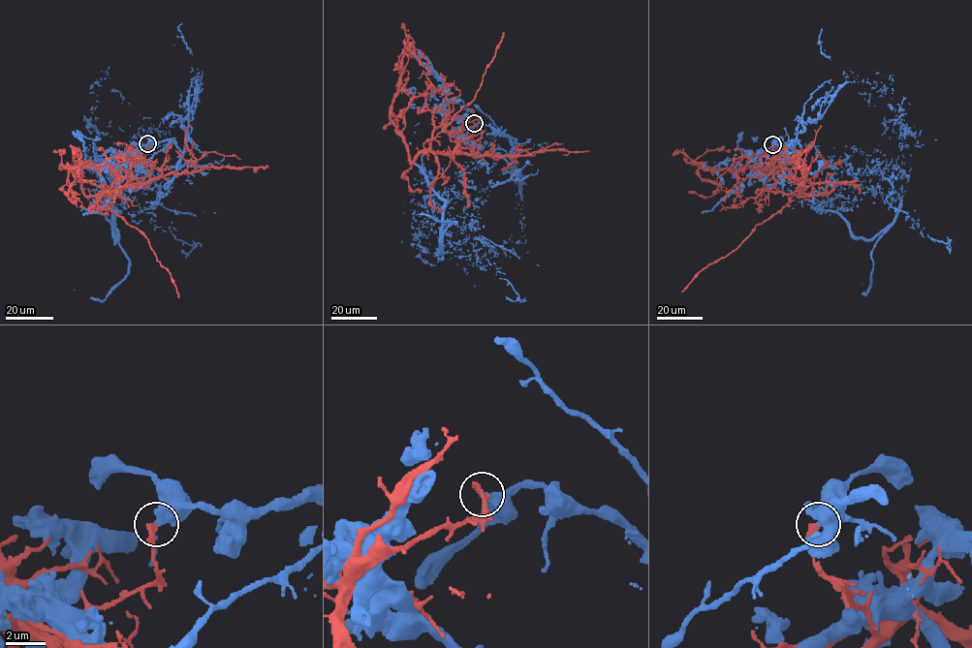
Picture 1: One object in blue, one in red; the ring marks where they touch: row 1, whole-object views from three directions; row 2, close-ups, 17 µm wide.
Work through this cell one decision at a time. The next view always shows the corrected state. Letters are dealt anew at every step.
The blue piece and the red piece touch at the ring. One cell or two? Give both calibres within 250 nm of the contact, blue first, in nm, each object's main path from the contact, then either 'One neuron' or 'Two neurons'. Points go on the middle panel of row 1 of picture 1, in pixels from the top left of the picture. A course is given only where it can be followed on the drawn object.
Thickness 480 nm (blue) against 240 nm. Course of blue: (474, 123), (506, 135), (478, 151), (490, 190), (450, 253), (423, 155). Course of red: (474, 123), (459, 134), (453, 151), (421, 152), (410, 161), (391, 118), (401, 60), (409, 46), (403, 79). Two neurons

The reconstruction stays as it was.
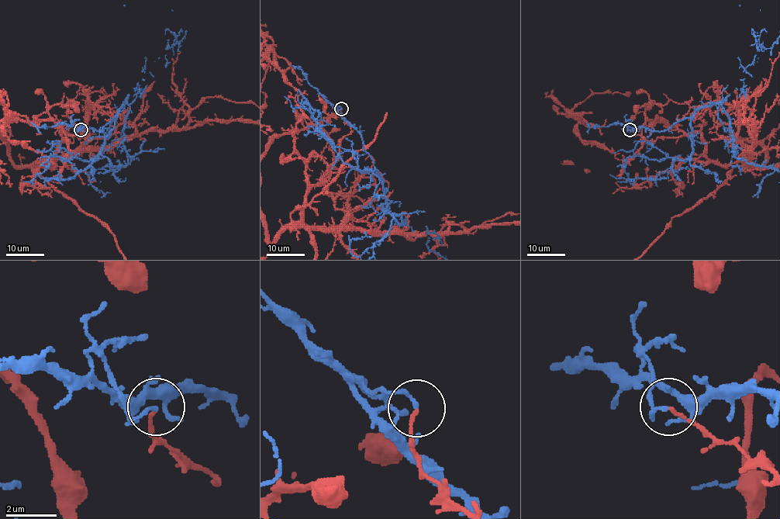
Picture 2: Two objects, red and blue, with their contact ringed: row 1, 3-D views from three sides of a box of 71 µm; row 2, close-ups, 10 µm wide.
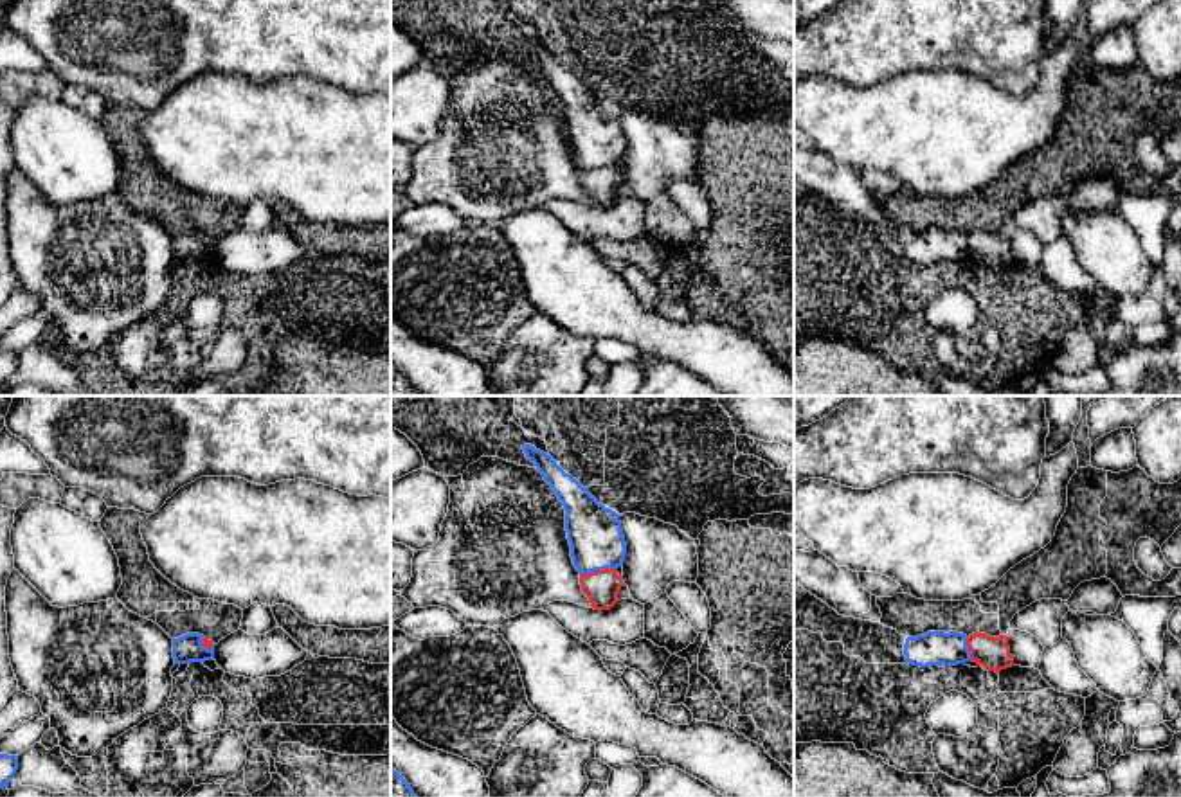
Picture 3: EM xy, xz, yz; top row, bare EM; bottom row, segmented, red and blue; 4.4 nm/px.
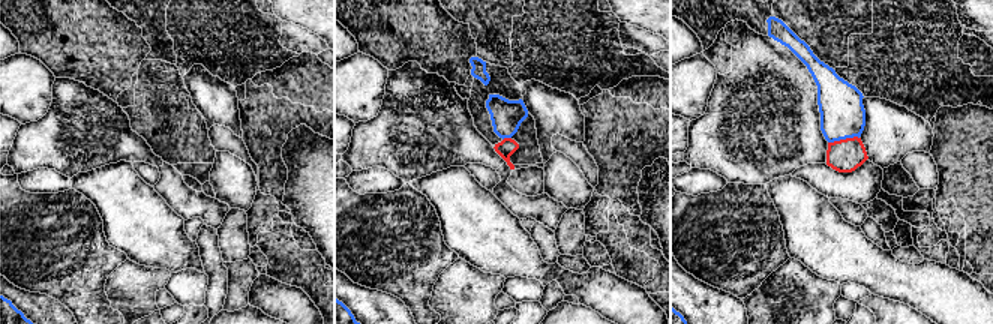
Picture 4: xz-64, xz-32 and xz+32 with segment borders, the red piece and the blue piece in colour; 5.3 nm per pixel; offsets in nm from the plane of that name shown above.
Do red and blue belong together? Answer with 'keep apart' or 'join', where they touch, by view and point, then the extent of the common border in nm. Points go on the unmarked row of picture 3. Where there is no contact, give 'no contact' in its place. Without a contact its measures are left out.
keep apart | xz (596, 168) | 160 nm

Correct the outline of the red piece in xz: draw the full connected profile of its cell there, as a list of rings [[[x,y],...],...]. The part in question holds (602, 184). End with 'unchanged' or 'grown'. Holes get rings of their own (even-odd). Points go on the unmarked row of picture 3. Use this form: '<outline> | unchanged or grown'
[[[616,166],[580,171],[581,189],[589,194],[594,207],[610,207],[619,196],[623,175]]] | unchanged

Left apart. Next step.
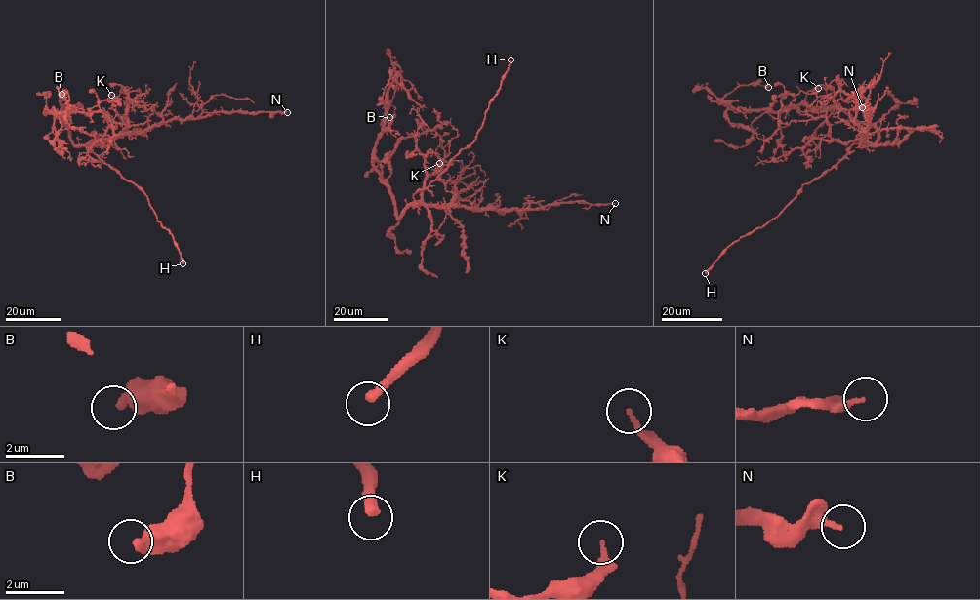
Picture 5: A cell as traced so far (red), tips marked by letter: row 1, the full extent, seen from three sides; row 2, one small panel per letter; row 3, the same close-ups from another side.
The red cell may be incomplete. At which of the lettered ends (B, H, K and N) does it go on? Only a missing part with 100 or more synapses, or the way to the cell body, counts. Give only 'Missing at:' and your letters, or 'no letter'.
Missing at: H

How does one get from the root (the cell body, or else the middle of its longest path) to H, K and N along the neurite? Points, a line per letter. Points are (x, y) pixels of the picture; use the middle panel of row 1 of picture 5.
H: (403, 213), (413, 201), (413, 195), (424, 189), (463, 148), (474, 140), (510, 60)
K: (403, 213), (397, 216), (387, 182), (394, 146), (401, 140), (434, 130), (445, 153), (439, 163)
N: (403, 213), (406, 208), (415, 205), (512, 210), (576, 202), (615, 203)

